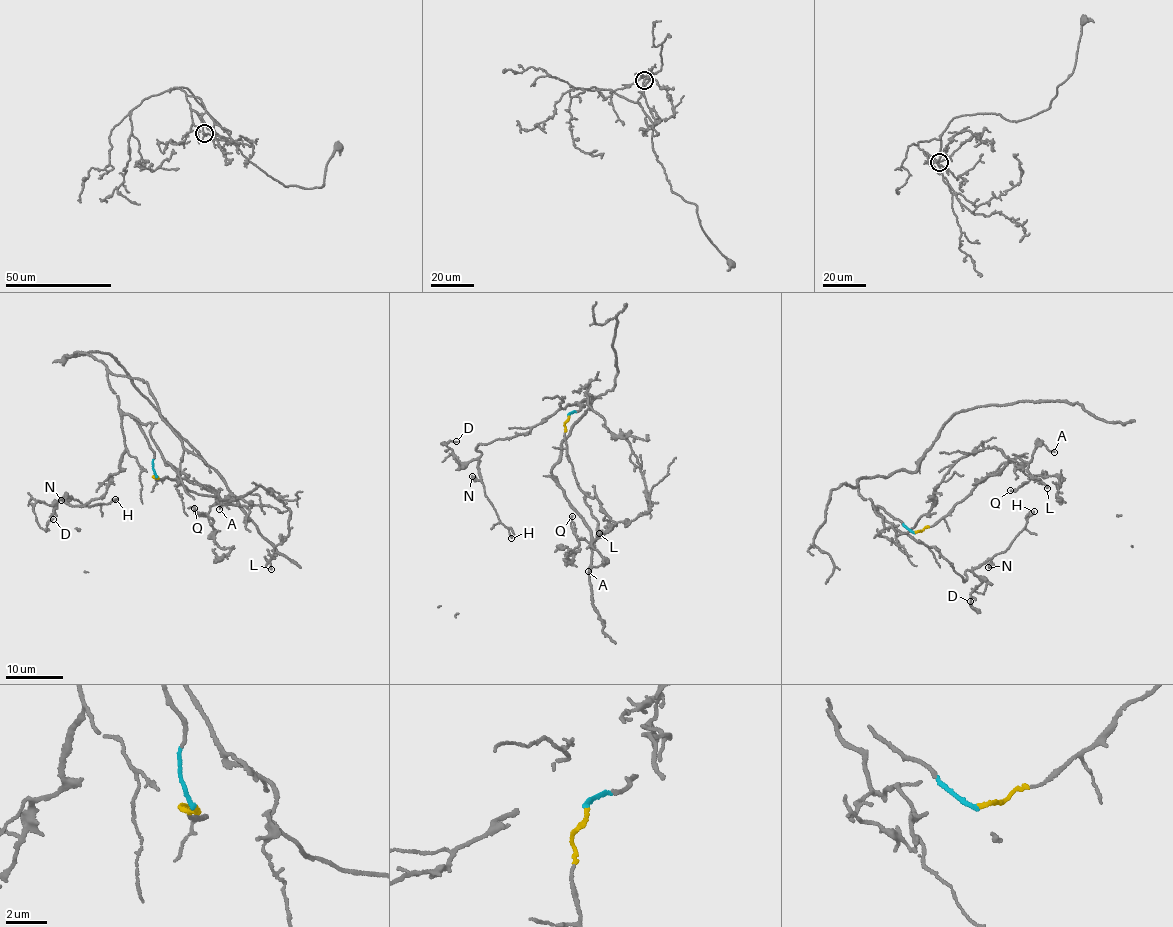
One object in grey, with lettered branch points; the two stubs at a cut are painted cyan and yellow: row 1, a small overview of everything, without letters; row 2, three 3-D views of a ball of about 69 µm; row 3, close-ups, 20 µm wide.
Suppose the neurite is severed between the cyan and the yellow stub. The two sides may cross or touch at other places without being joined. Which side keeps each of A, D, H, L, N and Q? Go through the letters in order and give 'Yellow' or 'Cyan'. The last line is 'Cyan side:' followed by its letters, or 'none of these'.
A: Yellow
D: Cyan
H: Cyan
L: Cyan
N: Cyan
Q: Yellow
Cyan side: D, H, L, N

